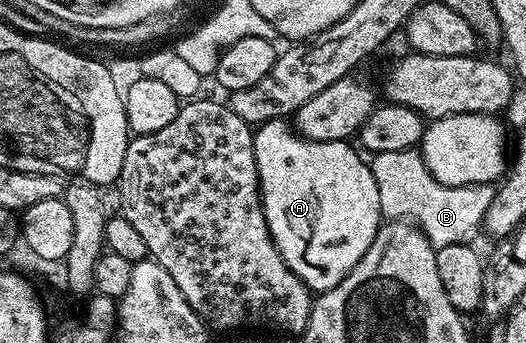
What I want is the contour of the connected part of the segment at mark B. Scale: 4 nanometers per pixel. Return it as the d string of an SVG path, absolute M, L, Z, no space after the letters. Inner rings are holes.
M419 150L399 151L398 153L378 153L372 155L370 166L374 173L374 181L378 185L378 201L380 213L388 221L407 221L417 227L431 241L435 248L446 245L462 245L463 243L475 244L476 234L481 234L486 209L490 209L490 201L494 201L496 187L490 183L477 183L474 187L451 187L442 185L430 173L424 164L424 159Z

